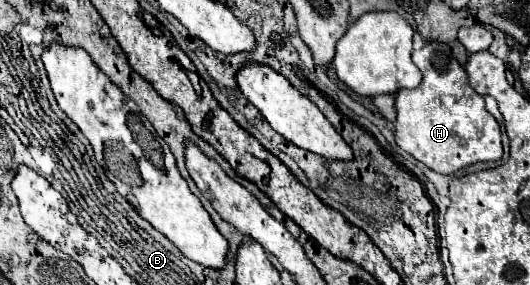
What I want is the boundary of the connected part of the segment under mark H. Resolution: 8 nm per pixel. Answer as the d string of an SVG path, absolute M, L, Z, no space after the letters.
M426 43L420 51L412 53L412 59L422 71L422 83L416 89L400 89L394 93L394 105L398 111L398 117L394 121L396 145L436 173L454 173L478 161L498 161L502 157L500 125L486 111L484 97L468 85L468 75L452 55L450 47L446 43Z

